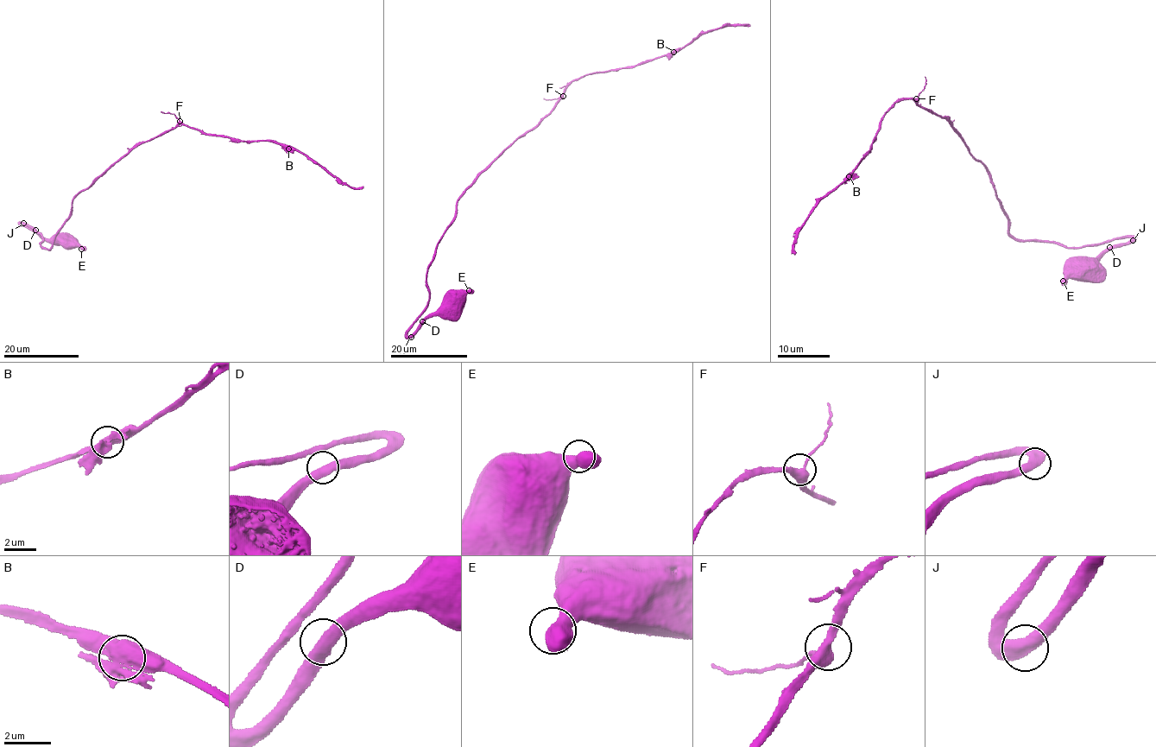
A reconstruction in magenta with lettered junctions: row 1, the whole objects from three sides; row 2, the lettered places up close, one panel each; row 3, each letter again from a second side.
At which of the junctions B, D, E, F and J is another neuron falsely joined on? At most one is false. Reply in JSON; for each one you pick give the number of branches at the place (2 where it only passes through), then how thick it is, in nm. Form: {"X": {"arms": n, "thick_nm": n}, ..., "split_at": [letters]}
{"split_at": []}

